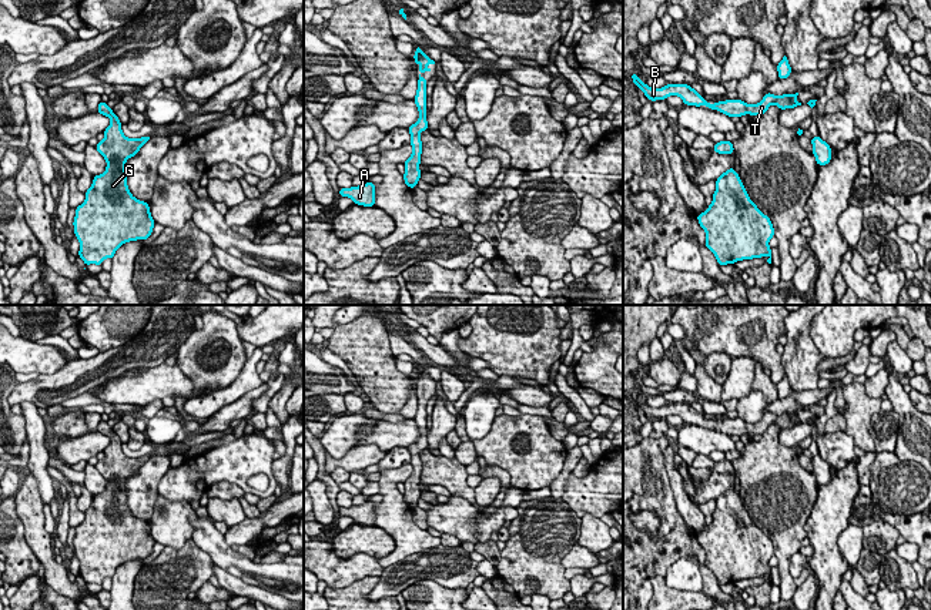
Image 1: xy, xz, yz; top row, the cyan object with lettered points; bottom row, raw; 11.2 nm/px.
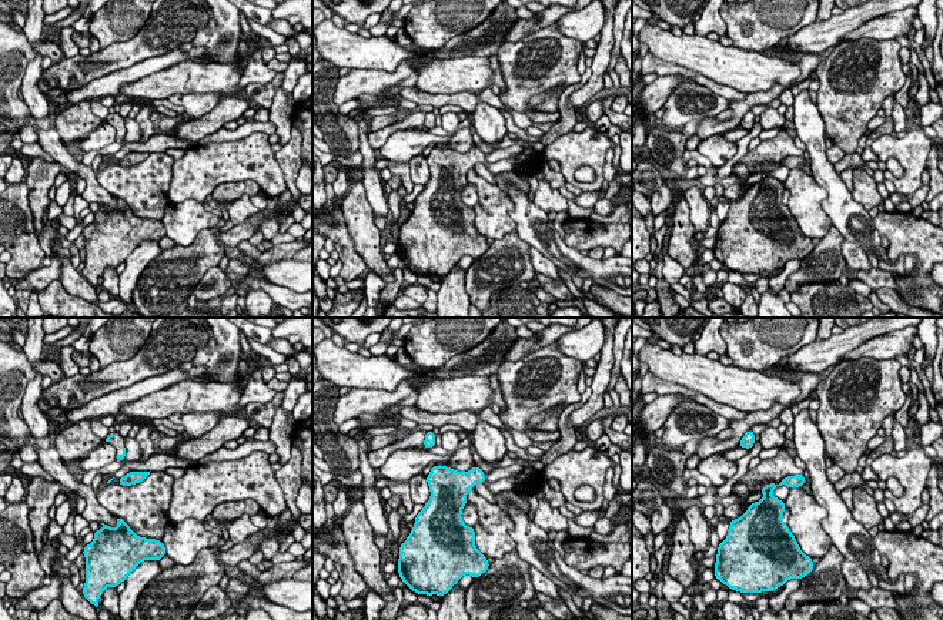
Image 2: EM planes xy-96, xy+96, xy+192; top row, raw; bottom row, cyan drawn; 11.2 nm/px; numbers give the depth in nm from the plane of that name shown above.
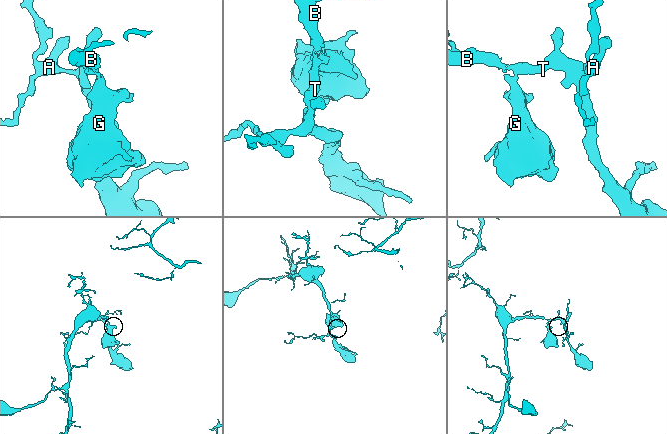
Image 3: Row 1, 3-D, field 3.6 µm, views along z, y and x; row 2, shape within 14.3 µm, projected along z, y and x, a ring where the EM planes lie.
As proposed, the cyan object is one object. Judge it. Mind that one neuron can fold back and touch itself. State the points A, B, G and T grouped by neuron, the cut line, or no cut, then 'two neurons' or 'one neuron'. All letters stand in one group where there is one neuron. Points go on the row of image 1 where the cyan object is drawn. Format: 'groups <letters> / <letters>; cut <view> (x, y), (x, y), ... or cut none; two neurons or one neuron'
groups A B G T; cut none; one neuron

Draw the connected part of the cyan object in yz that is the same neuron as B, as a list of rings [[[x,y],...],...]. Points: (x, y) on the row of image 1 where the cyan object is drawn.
[[[632,73],[632,80],[650,101],[666,100],[670,95],[679,95],[686,105],[701,107],[704,104],[706,108],[719,110],[721,114],[726,114],[729,117],[741,117],[744,114],[763,115],[771,104],[776,104],[780,110],[794,108],[797,105],[801,105],[801,103],[796,100],[798,93],[783,94],[783,95],[774,95],[771,93],[767,93],[764,94],[763,100],[757,104],[747,104],[740,98],[736,100],[729,98],[721,103],[716,101],[714,104],[710,104],[689,84],[674,83],[674,84],[667,84],[662,88],[652,88],[647,84],[644,84],[643,80],[640,80],[636,73]]]

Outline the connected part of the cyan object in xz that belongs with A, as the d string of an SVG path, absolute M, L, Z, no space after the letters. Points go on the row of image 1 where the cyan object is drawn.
M365 182L364 185L339 188L341 197L351 198L356 205L374 207L375 205L375 184Z

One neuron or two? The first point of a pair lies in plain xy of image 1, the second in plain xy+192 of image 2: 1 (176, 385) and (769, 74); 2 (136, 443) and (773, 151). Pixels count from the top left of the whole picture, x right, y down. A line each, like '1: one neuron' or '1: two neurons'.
1: one neuron
2: one neuron

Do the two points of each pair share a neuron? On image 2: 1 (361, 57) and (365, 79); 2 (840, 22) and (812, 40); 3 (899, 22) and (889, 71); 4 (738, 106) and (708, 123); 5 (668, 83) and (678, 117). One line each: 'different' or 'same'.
1: different
2: same
3: different
4: same
5: different

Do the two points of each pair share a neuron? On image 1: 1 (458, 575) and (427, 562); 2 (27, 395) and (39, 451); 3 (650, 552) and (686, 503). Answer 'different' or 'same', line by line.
1: same
2: different
3: different

